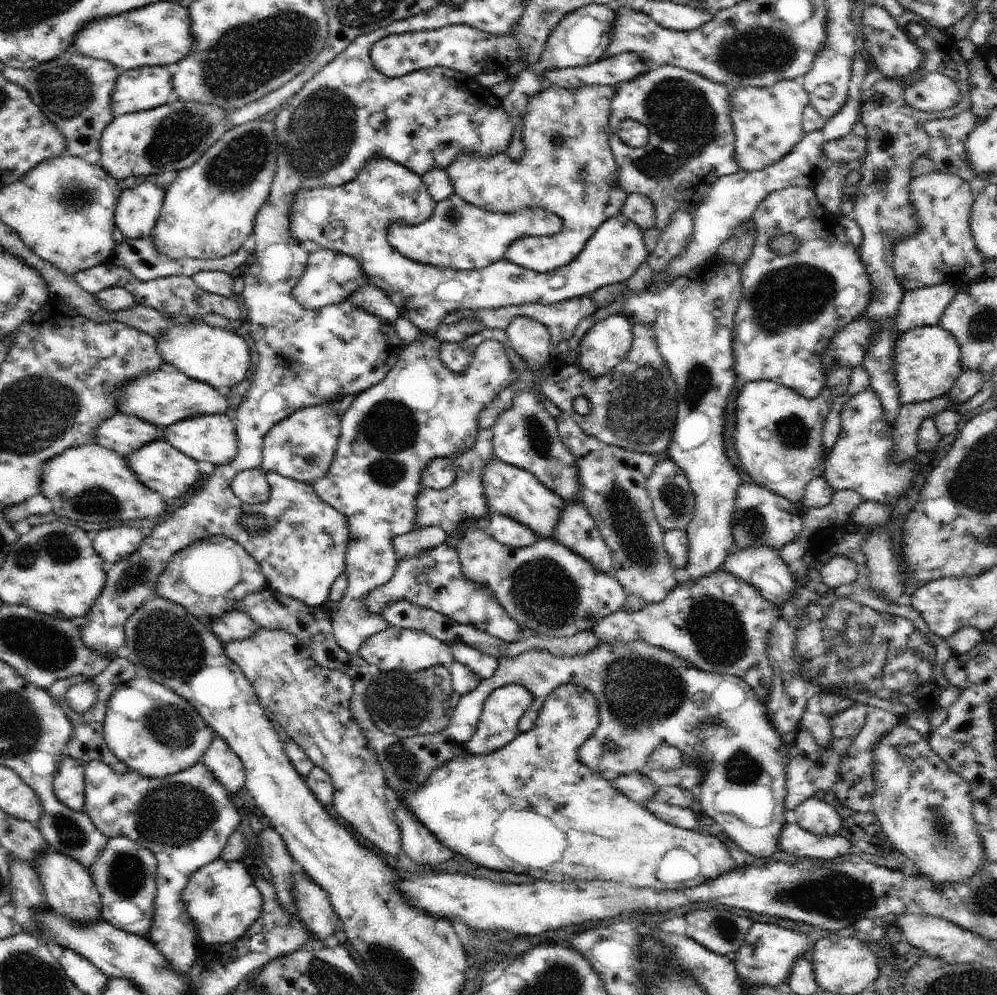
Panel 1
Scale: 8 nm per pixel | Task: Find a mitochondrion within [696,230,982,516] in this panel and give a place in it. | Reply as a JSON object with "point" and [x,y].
{"point":[788,297]}

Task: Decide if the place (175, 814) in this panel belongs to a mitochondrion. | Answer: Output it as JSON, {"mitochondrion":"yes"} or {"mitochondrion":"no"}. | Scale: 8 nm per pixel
{"mitochondrion":"yes"}

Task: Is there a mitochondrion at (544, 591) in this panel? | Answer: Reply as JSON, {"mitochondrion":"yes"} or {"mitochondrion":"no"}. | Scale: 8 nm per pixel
{"mitochondrion":"yes"}

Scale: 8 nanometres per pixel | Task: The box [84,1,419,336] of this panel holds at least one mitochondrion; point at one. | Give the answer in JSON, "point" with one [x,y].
{"point":[245,58]}

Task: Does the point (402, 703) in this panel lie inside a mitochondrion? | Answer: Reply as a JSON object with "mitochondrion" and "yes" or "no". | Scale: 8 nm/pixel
{"mitochondrion":"yes"}

